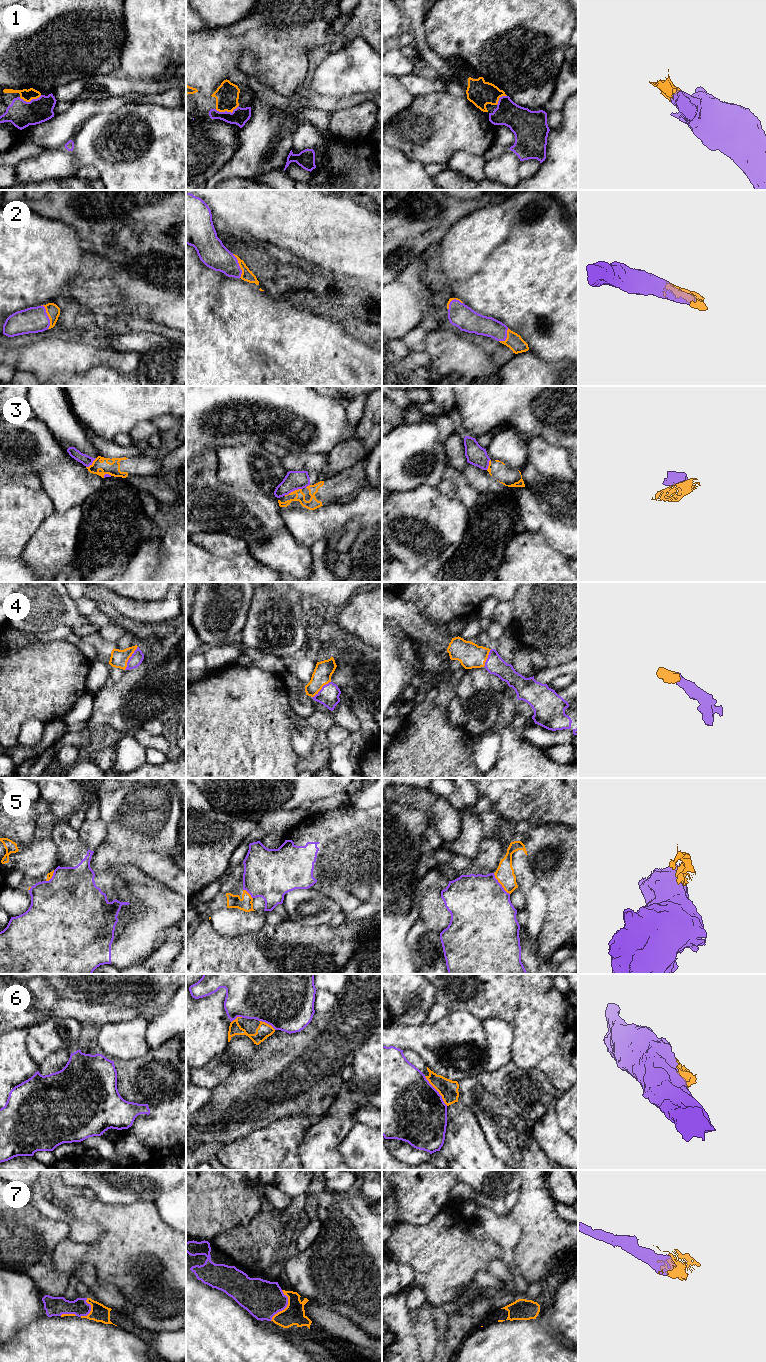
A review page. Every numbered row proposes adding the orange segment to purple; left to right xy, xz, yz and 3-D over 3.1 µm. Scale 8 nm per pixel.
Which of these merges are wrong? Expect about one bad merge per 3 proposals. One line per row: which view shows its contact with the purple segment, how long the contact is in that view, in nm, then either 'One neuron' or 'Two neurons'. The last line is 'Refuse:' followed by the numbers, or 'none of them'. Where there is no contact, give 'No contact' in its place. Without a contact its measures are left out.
1: Touches purple in xz. Shared border 190 nm. One neuron
2: Touches purple in xy. Shared border 200 nm. One neuron
3: Touches purple in xz. Shared border 160 nm. Two neurons
4: Touches purple in xy. Shared border 220 nm. One neuron
5: Touches purple in yz. Shared border 220 nm. Two neurons
6: Touches purple in yz. Shared border 300 nm. Two neurons
7: Touches purple in xz. Shared border 260 nm. One neuron
Refuse: 3, 5, 6

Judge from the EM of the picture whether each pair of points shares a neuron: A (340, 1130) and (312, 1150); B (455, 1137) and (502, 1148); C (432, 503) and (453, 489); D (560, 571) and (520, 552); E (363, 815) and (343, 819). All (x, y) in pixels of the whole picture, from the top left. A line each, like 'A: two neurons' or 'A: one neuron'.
A: one neuron
B: two neurons
C: two neurons
D: one neuron
E: one neuron

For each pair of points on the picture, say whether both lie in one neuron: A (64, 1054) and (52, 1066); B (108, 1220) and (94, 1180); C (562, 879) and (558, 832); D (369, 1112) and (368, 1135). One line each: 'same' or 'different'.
A: same
B: different
C: same
D: different

